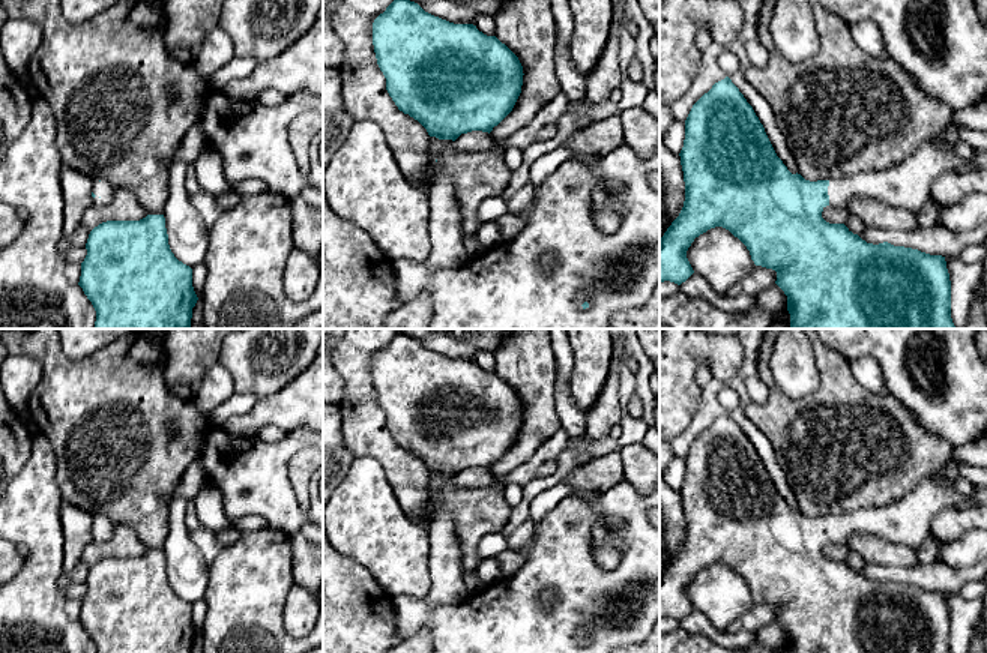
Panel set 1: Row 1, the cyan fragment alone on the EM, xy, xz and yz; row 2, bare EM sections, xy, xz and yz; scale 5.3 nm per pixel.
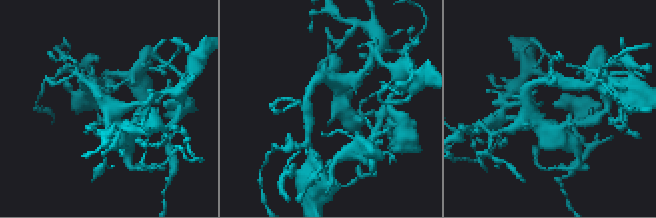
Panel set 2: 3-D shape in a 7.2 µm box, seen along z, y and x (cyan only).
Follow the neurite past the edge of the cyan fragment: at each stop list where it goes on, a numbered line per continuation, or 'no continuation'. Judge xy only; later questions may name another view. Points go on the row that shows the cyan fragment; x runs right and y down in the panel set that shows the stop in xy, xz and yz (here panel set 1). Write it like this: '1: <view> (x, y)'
1: xy (104, 189)

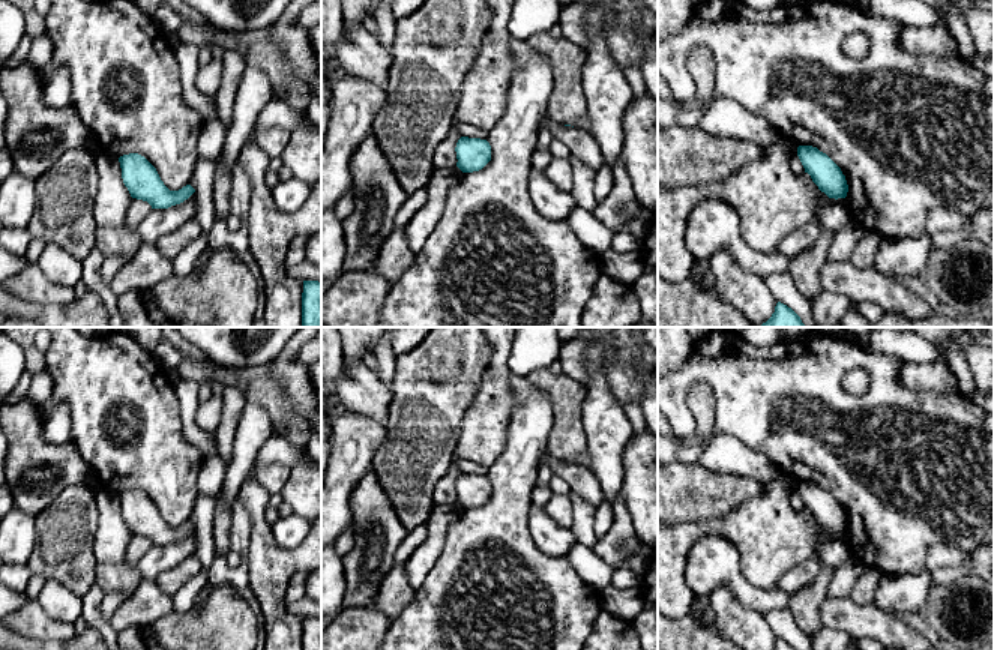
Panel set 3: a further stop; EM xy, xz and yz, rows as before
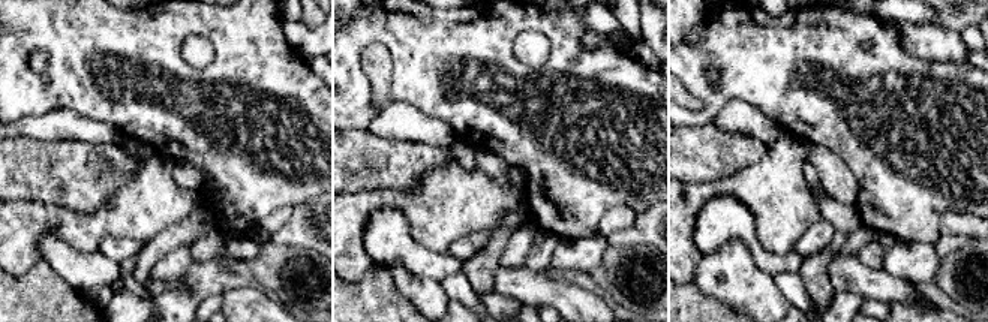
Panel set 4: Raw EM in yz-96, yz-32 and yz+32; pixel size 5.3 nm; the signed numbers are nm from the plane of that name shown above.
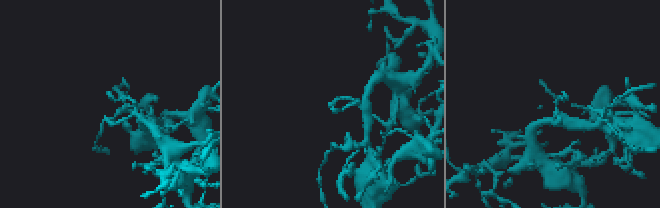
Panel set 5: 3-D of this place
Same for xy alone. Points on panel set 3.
no continuation

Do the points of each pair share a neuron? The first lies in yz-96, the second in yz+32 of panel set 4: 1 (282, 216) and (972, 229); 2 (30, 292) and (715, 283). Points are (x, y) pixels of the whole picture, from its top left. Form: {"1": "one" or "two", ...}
{"1": "one", "2": "two"}

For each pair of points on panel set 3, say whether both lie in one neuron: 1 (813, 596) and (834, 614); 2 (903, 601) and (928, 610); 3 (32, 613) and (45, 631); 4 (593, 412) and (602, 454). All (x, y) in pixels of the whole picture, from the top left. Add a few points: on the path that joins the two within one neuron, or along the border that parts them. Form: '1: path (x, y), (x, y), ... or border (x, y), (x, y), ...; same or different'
1: border (826, 595), (820, 605), (822, 625); different
2: border (931, 586), (918, 613); different
3: path (32, 617), (41, 626); same
4: path (604, 422), (605, 443); same

